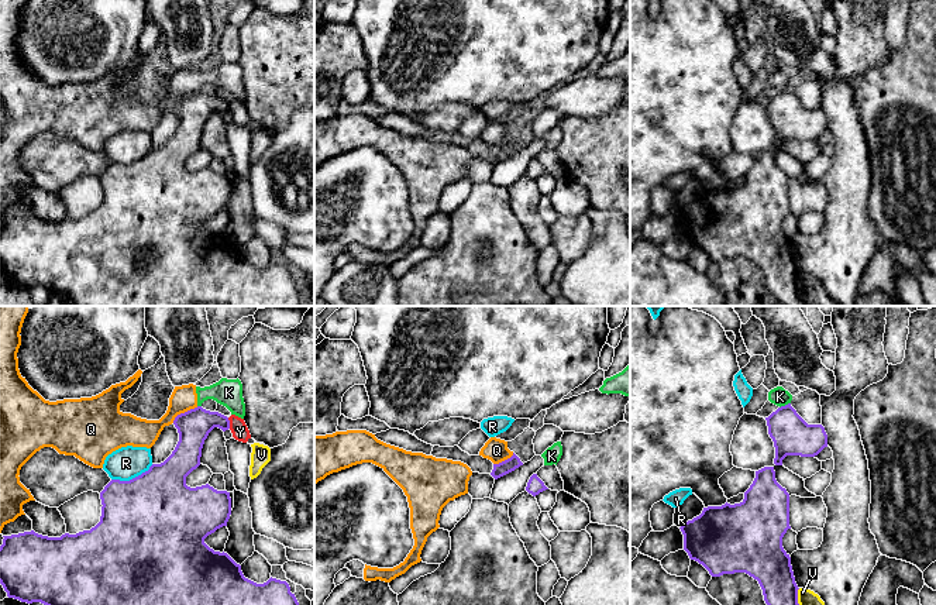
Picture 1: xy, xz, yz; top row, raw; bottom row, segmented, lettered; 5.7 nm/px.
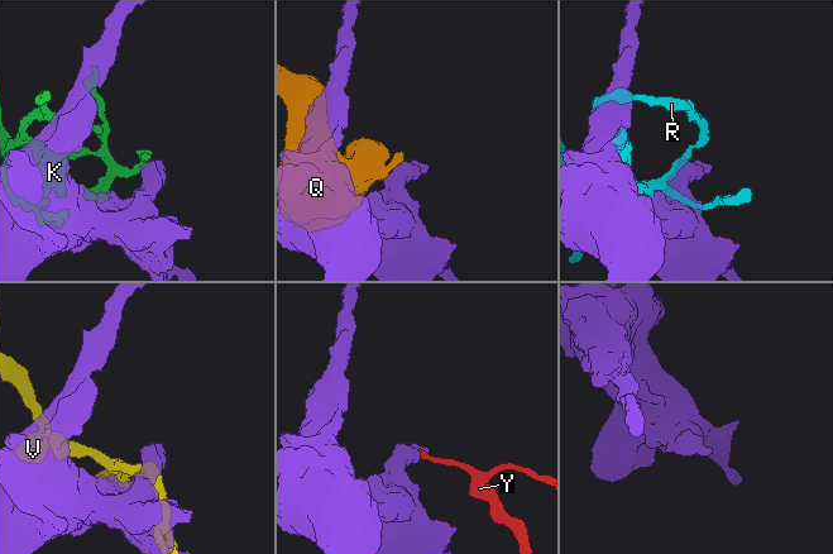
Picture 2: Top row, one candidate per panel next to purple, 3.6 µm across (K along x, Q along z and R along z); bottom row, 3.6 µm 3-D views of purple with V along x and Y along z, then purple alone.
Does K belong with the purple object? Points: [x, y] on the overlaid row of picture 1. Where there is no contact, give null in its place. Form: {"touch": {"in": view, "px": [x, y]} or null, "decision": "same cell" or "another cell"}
{"touch": {"in": "yz", "px": [785, 405]}, "decision": "another cell"}

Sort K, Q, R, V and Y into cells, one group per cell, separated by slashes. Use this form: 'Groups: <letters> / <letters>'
Groups: K Q / R / V / Y

